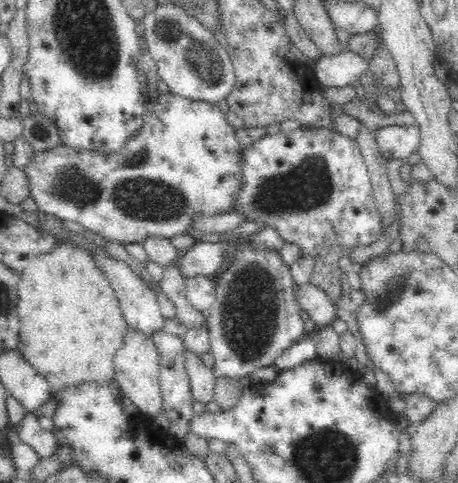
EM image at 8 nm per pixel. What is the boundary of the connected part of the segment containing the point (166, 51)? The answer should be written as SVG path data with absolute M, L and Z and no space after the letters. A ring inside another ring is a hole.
M157 5L141 21L158 78L166 83L170 93L190 100L216 103L232 92L237 82L233 62L226 49L204 25L174 5Z

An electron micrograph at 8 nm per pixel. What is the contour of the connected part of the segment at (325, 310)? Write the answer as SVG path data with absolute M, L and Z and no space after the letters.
M311 281L296 286L295 299L317 328L329 326L337 318L336 303Z

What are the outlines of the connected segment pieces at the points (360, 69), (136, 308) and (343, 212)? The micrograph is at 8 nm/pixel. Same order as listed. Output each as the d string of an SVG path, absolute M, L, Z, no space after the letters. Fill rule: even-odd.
M349 49L341 55L322 55L312 65L314 80L321 88L348 86L368 68L369 62Z
M107 252L104 254L95 253L97 264L105 269L111 287L119 300L125 321L129 328L132 328L148 337L153 338L155 332L165 330L165 318L160 313L157 295L130 267L121 260L114 259Z
M304 125L291 132L279 131L276 134L263 136L255 140L248 148L243 149L241 164L244 164L242 174L245 176L246 188L237 196L237 202L233 206L233 210L239 210L245 216L246 221L262 221L264 226L267 225L277 229L279 236L284 242L295 242L300 245L301 255L311 255L315 258L316 254L320 254L330 244L341 244L347 251L350 251L356 246L369 246L371 243L377 241L384 233L381 212L375 203L369 170L365 163L365 158L361 155L358 143L354 139L342 135L336 129L329 128L328 125Z

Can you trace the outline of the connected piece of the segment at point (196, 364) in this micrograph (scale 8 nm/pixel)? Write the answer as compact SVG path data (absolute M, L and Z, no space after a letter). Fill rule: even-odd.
M185 351L185 365L194 401L208 404L215 401L215 374L198 355Z

